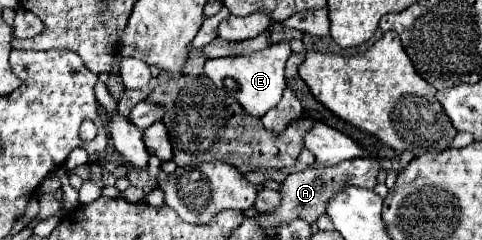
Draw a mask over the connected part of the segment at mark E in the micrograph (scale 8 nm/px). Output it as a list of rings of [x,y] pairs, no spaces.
[[[288,42],[282,44],[272,44],[266,50],[254,52],[250,56],[232,56],[232,58],[214,58],[208,60],[204,66],[204,74],[218,86],[218,88],[226,88],[230,84],[236,86],[236,100],[240,102],[240,106],[256,118],[262,118],[268,110],[272,110],[280,98],[282,92],[286,90],[286,78],[284,78],[284,66],[286,60],[290,58],[292,48]]]

